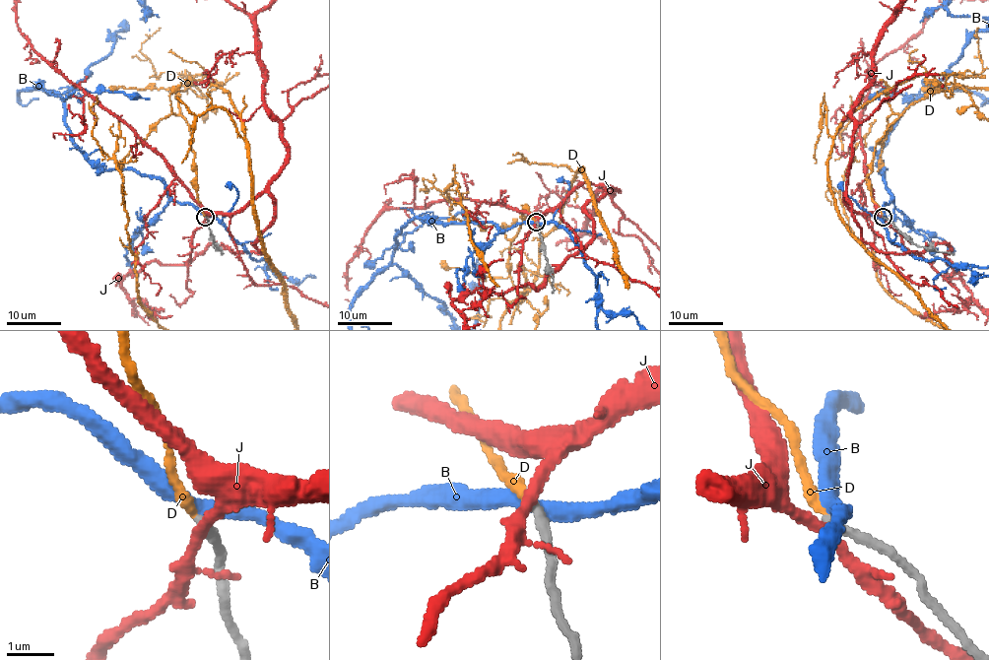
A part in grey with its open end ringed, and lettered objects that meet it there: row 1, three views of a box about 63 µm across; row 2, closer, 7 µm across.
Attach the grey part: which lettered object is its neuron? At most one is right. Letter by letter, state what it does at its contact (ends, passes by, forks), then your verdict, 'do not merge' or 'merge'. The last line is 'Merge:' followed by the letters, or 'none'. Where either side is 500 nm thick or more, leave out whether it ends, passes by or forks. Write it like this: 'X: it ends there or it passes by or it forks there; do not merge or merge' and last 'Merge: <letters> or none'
B: it passes by; do not merge
D: it ends there; merge
J: it passes by; do not merge
Merge: D

